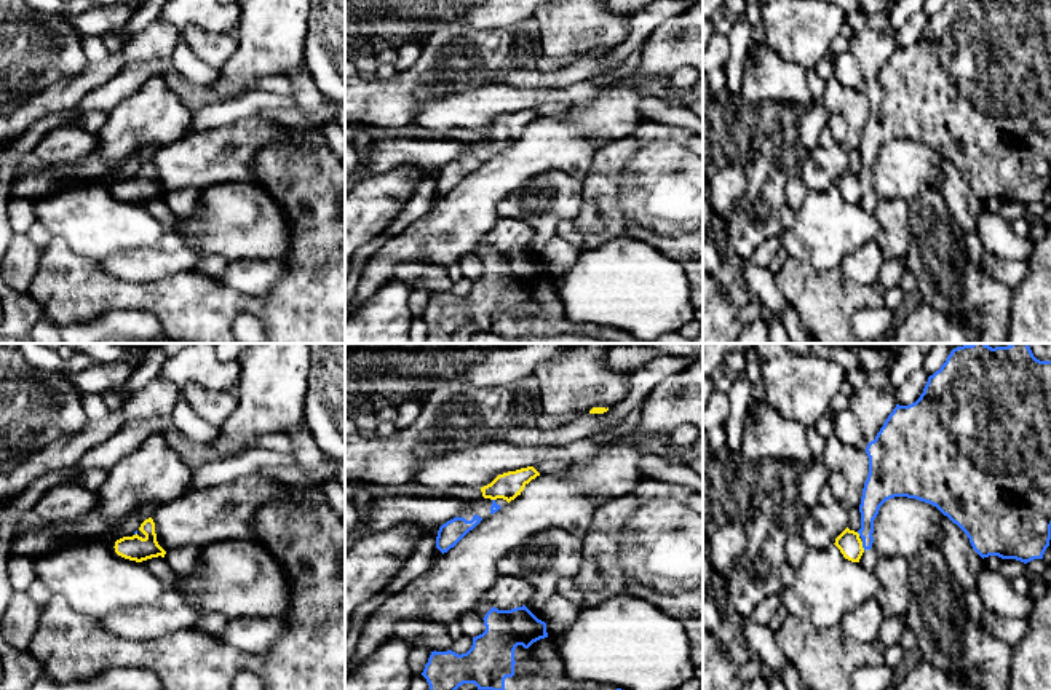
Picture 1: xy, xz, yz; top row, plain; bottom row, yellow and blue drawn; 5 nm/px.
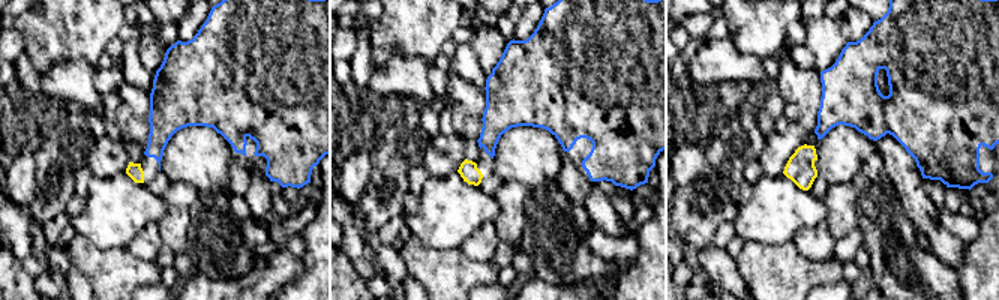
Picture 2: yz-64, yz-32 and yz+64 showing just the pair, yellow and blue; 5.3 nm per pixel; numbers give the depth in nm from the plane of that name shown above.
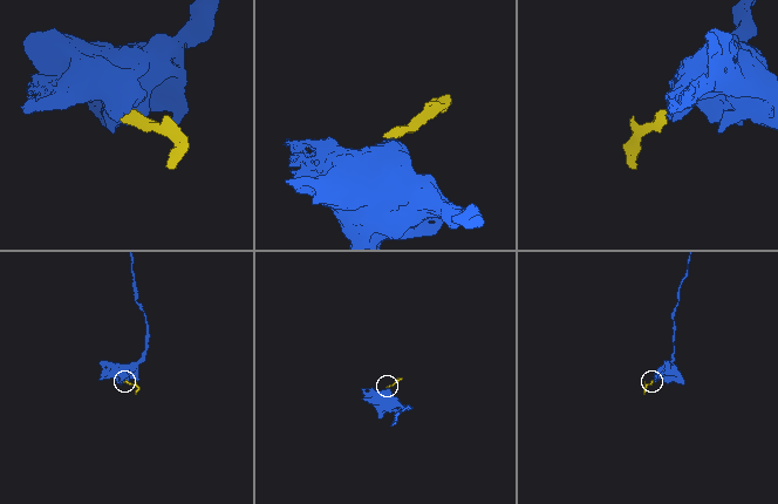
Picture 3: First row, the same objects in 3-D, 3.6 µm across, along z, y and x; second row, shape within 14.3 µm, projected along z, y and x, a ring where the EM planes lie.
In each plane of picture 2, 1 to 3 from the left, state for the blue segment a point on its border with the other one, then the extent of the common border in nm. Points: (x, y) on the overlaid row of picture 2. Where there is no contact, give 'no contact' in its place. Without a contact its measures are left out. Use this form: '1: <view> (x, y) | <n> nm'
1: no contact
2: no contact
3: no contact

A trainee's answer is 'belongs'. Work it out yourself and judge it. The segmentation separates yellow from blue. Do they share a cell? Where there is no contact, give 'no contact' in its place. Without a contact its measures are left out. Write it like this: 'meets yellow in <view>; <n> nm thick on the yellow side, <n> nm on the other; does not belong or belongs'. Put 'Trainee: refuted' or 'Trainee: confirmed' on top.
Trainee: confirmed
meets yellow in yz; 120 nm thick on the yellow side, 110 nm on the other; belongs

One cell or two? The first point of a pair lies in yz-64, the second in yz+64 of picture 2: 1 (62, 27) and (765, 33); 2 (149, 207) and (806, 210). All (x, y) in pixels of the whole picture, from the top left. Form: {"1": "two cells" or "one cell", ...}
{"1": "one cell", "2": "one cell"}

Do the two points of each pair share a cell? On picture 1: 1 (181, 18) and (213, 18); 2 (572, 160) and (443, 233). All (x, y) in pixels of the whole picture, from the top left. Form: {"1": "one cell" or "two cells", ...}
{"1": "one cell", "2": "one cell"}

